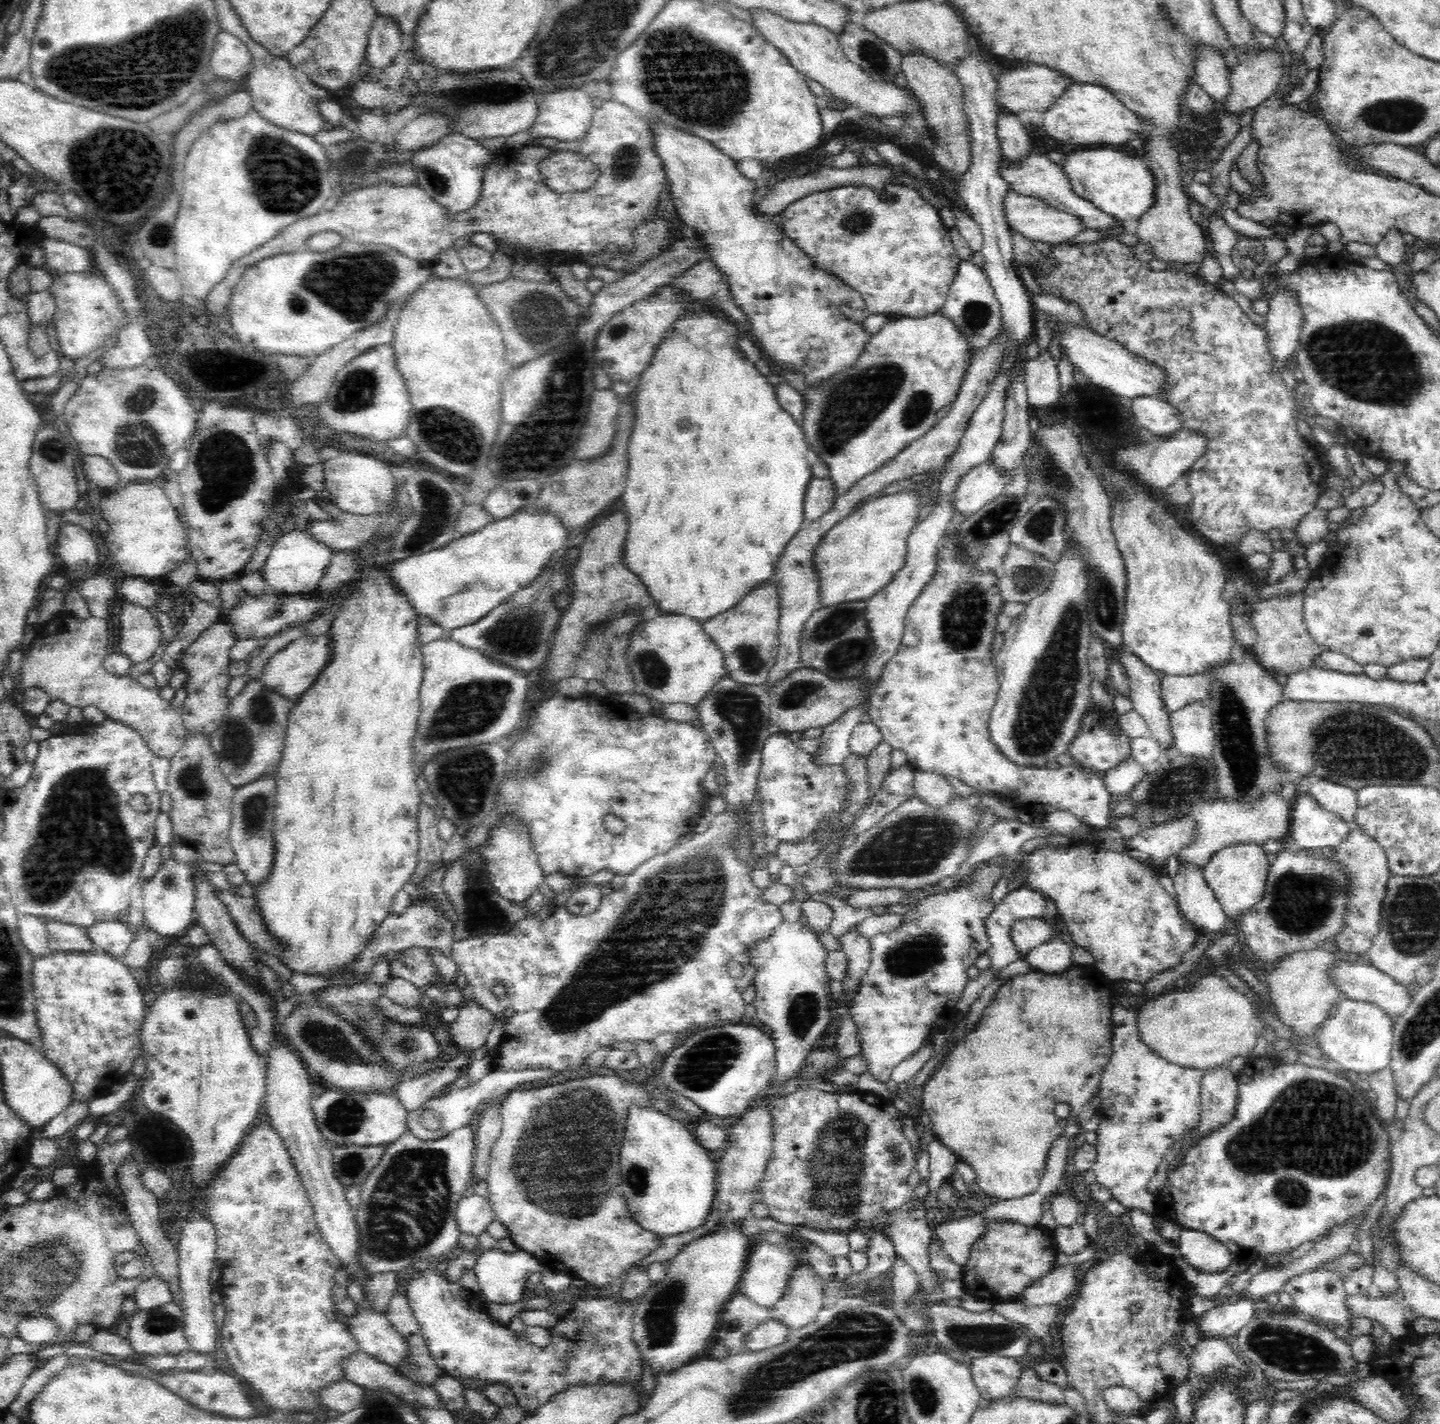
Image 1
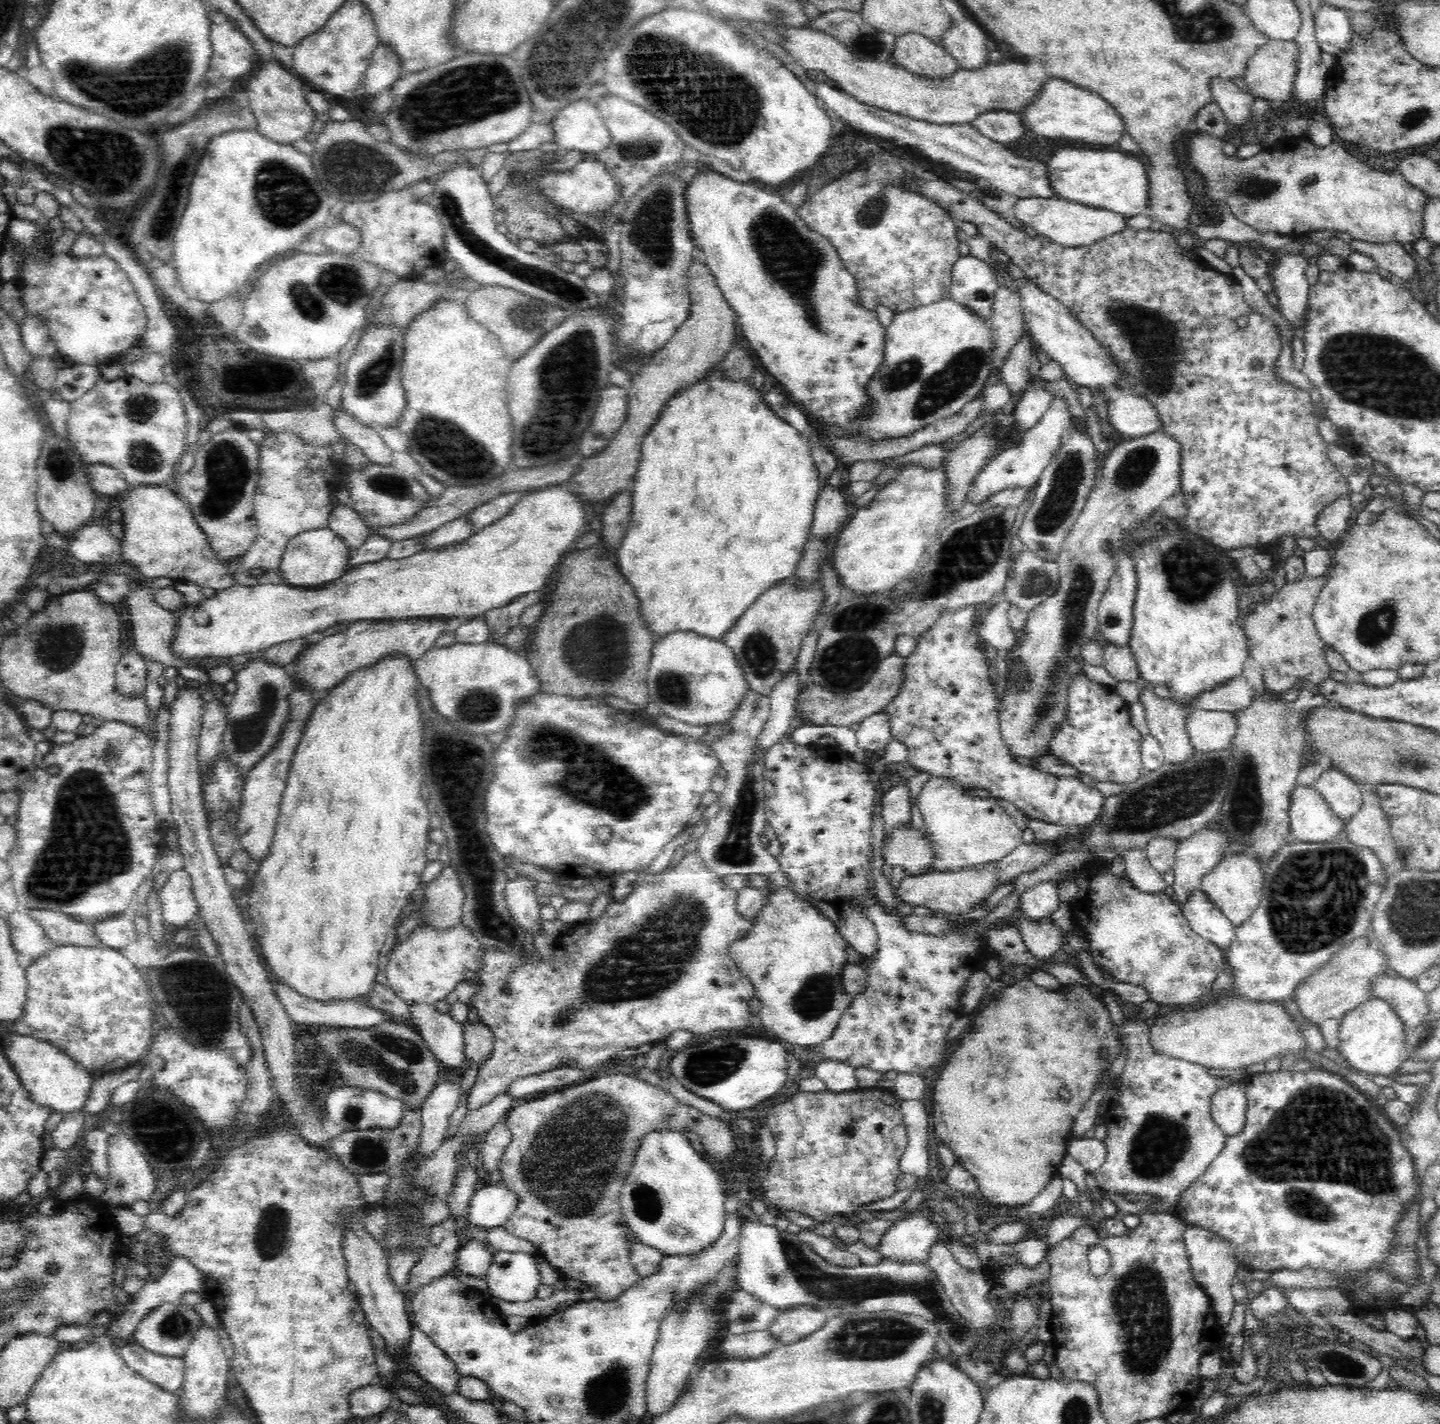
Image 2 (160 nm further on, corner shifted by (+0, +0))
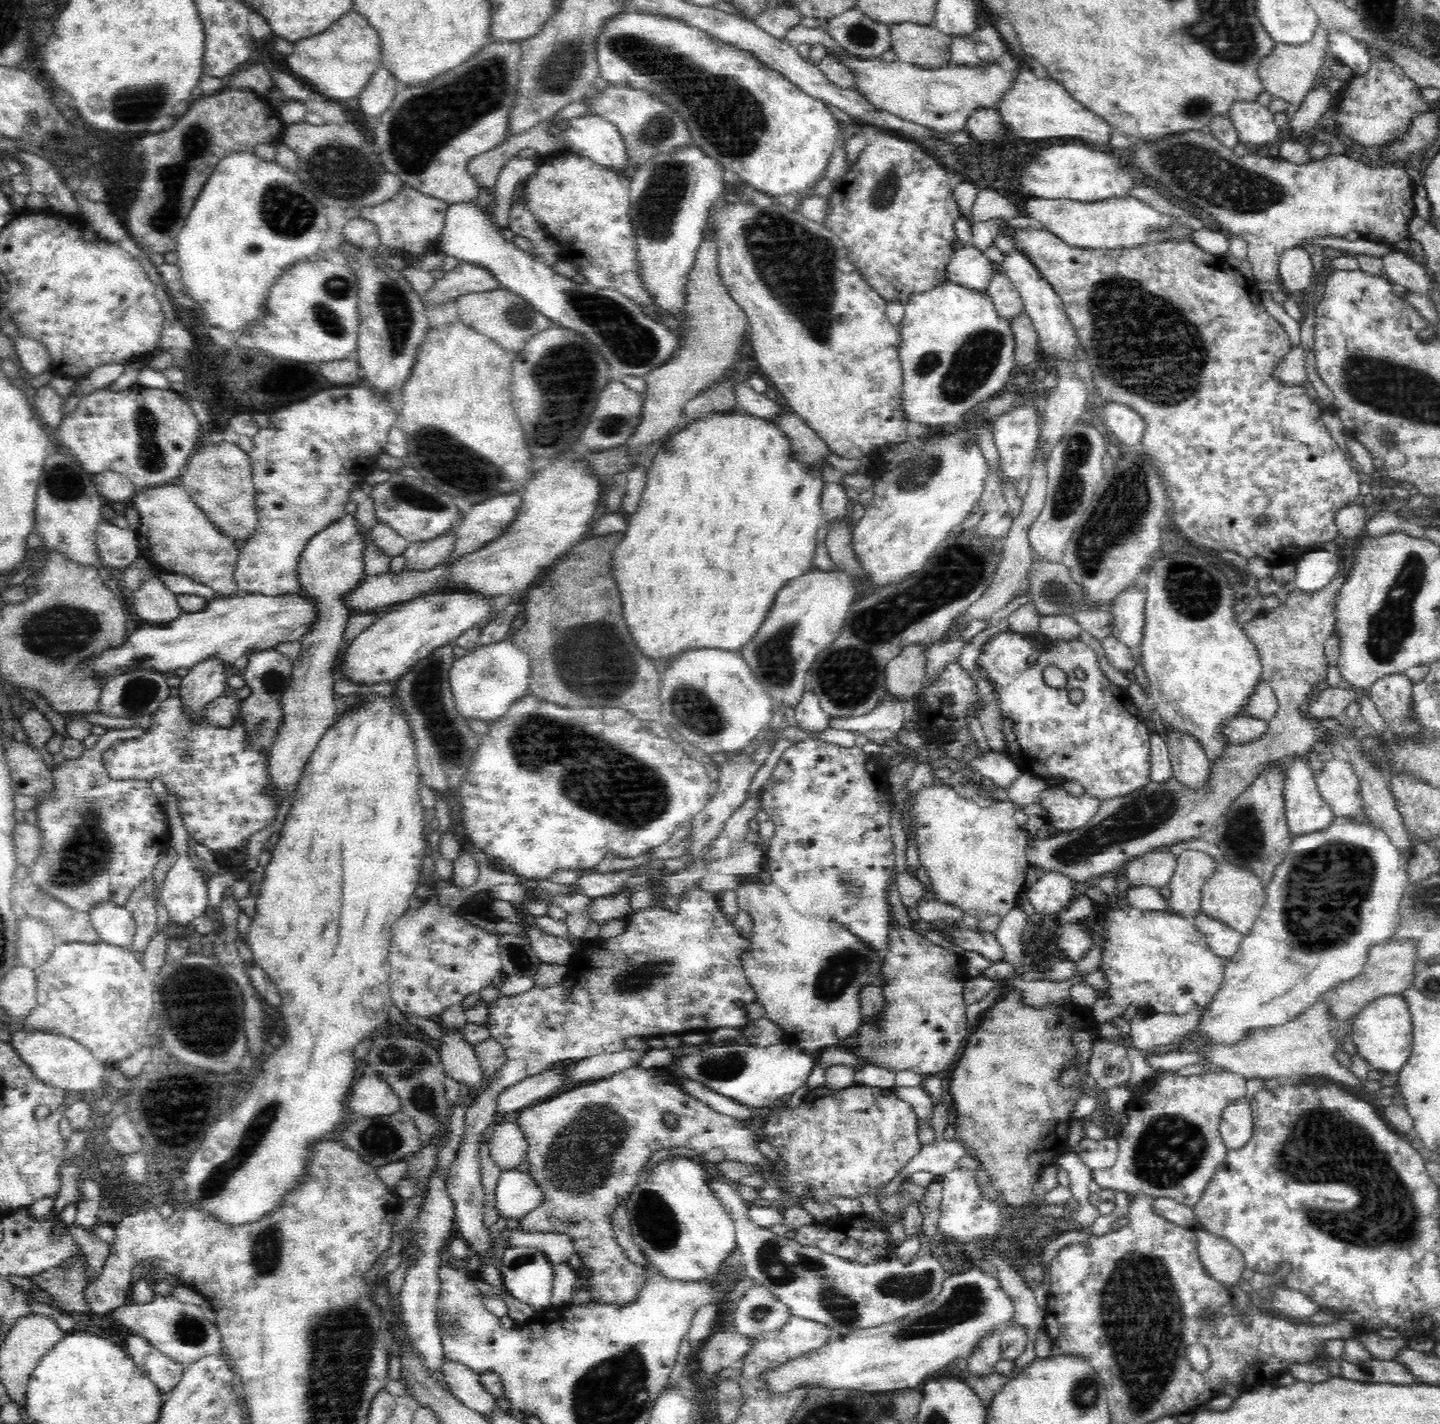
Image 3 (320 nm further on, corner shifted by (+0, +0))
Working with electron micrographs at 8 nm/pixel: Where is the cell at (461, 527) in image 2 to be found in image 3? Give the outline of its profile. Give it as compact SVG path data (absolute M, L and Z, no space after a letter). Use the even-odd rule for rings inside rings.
M451 531L441 538L426 542L410 542L404 550L405 570L417 570L426 572L443 564L454 550L456 534Z

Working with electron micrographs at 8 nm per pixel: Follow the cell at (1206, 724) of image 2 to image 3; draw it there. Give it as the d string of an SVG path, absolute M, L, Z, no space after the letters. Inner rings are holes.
M1243 713L1240 716L1232 716L1228 722L1224 722L1220 731L1226 737L1228 744L1250 744L1268 732L1268 721Z

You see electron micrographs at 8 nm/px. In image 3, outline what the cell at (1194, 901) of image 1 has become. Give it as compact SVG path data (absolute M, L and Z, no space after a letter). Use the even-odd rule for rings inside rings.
M1199 912L1195 919L1199 933L1204 934L1207 944L1214 952L1214 955L1228 960L1240 949L1240 944L1245 938L1240 932L1233 930L1228 925L1220 921L1214 921L1210 917Z

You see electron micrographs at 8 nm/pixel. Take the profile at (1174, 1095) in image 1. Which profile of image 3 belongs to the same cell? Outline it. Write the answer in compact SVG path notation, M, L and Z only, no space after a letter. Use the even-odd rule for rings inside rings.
M1166 1070L1167 1075L1160 1077L1161 1073L1162 1072L1150 1077L1144 1084L1131 1088L1133 1090L1133 1094L1130 1104L1128 1104L1128 1110L1126 1110L1129 1119L1127 1121L1127 1125L1119 1128L1116 1134L1119 1143L1119 1156L1116 1160L1116 1164L1114 1164L1112 1168L1093 1170L1091 1175L1102 1188L1111 1188L1115 1191L1122 1190L1130 1197L1144 1194L1153 1196L1154 1198L1171 1198L1184 1206L1194 1207L1198 1204L1198 1202L1200 1202L1200 1198L1202 1197L1202 1194L1204 1194L1204 1190L1206 1190L1206 1186L1208 1186L1210 1178L1214 1176L1216 1168L1224 1162L1224 1159L1229 1154L1219 1131L1220 1118L1222 1118L1222 1112L1224 1112L1224 1108L1226 1108L1226 1106L1230 1106L1230 1104L1238 1102L1240 1098L1245 1096L1247 1093L1248 1080L1241 1074L1231 1073L1224 1070L1221 1073L1201 1073L1190 1076L1180 1076L1174 1074L1176 1072Z

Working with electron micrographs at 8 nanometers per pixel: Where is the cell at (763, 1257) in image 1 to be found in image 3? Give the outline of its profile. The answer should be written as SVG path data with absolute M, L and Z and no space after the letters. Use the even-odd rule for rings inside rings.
M707 1174L707 1185L734 1219L736 1242L742 1253L741 1275L764 1285L782 1300L790 1314L826 1325L837 1330L839 1336L854 1330L874 1328L906 1318L922 1310L942 1290L944 1269L930 1253L932 1236L937 1232L940 1204L943 1199L942 1175L929 1176L923 1200L918 1203L922 1212L922 1226L917 1234L920 1240L919 1255L911 1263L902 1263L894 1252L884 1260L868 1264L857 1263L835 1254L828 1254L814 1246L802 1246L792 1234L778 1236L770 1228L762 1228L748 1218L745 1200L734 1184L712 1179Z

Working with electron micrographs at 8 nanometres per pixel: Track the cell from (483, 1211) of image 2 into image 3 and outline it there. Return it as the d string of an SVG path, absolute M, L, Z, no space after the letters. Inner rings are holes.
M526 1168L504 1170L496 1186L496 1209L507 1219L526 1216L544 1200L544 1191Z

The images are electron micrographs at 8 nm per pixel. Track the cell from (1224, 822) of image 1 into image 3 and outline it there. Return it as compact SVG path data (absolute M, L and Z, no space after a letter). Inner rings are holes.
M1186 850L1177 856L1177 868L1169 883L1172 896L1167 910L1196 919L1201 911L1202 888L1216 868L1217 862L1204 852Z

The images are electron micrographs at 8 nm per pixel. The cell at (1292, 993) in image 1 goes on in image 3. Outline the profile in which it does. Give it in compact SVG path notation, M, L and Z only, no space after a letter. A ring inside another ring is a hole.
M1396 940L1387 944L1380 944L1371 947L1368 954L1368 960L1364 964L1364 970L1332 990L1324 992L1320 996L1320 1002L1326 1002L1329 1005L1331 1016L1338 1021L1351 1022L1356 1016L1370 1003L1378 997L1387 994L1401 994L1413 986L1415 981L1414 966L1418 960L1417 945L1412 940Z

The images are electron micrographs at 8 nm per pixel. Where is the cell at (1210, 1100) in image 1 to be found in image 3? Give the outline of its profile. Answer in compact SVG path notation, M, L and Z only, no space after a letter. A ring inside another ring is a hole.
M1245 1096L1224 1108L1219 1131L1228 1151L1242 1149L1253 1132L1254 1110Z

